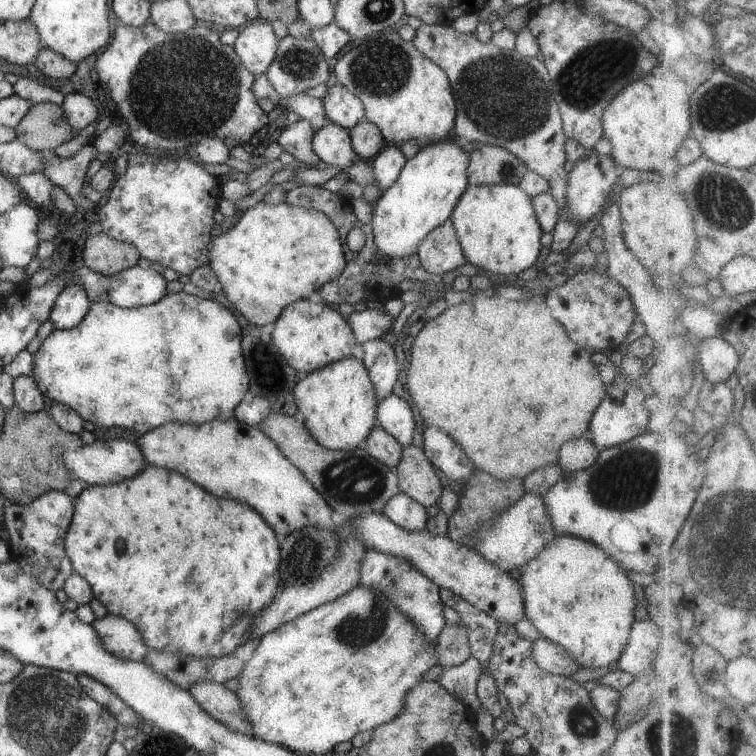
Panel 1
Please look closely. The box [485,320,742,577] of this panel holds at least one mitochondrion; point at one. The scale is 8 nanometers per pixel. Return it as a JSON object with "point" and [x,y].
{"point":[625,481]}

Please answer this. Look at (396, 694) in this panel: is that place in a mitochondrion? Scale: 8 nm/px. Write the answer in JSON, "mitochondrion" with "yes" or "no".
{"mitochondrion":"no"}

